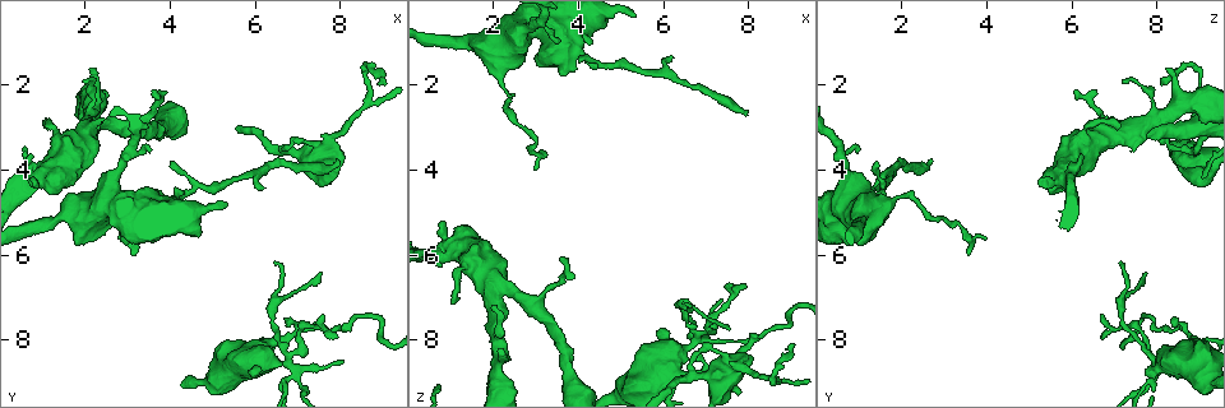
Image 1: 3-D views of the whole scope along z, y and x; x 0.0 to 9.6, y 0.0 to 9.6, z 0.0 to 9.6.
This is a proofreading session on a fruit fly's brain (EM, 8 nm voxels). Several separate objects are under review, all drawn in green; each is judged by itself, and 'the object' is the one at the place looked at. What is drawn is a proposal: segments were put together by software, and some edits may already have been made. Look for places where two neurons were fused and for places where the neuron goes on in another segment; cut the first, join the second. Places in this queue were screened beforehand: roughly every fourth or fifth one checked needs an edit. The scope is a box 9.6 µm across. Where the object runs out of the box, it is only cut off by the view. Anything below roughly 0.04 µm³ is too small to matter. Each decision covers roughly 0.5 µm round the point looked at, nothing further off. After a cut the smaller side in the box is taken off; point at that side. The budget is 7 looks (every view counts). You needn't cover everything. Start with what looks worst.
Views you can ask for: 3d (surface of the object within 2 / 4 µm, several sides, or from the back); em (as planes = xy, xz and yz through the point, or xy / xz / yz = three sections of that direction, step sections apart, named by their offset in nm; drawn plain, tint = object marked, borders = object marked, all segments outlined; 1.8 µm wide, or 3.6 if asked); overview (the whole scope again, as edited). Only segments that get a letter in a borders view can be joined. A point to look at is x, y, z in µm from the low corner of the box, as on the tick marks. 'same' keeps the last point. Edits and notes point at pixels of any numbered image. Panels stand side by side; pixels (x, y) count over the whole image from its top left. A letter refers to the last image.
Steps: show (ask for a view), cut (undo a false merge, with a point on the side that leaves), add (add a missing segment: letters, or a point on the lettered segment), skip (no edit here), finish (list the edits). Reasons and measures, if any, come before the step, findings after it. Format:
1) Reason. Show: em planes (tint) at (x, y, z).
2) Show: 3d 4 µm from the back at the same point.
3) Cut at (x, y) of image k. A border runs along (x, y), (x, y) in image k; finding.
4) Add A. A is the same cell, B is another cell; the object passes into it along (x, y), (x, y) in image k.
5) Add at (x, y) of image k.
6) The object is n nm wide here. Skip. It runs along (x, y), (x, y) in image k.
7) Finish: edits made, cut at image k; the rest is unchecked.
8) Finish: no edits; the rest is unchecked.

Free end. Show: 3d 4 µm at (8.00, 3.75, 2.75).

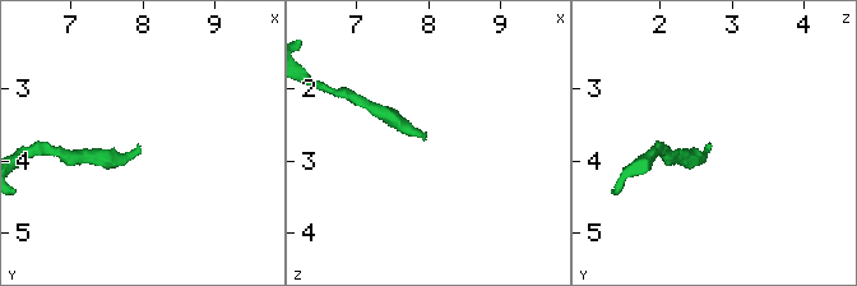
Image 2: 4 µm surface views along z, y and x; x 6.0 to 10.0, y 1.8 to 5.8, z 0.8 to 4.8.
Now the EM. Show: em planes (borders) at (7.95, 3.75, 2.75).

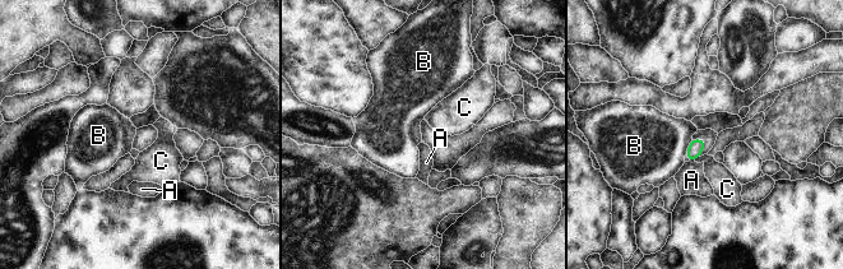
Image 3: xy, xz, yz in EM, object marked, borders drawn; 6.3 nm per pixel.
Skip. A, B and C are other cells; a border runs along (691, 138), (685, 154) in image 3; no lettered segment goes on from it.

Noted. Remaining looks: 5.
An open end. Show: em xz step 4 (tint) at (1.00, 3.00, 7.10).

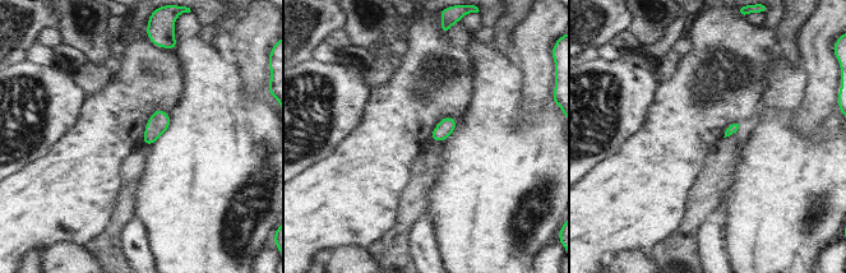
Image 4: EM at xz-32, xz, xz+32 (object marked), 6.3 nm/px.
Show: em xy step 4 (borders) at the same point.

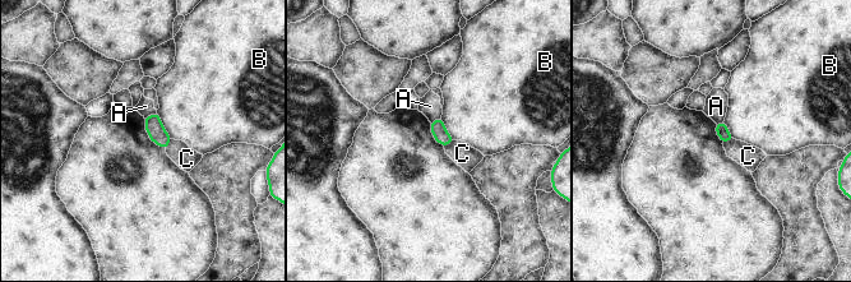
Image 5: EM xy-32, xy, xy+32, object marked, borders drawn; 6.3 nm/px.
Skip. A, B and C are other cells; none of them fits.

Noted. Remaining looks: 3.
Branch stops here. Show: em 3.6 µm yz step 4 (borders) at (2.20, 1.55, 8.15).

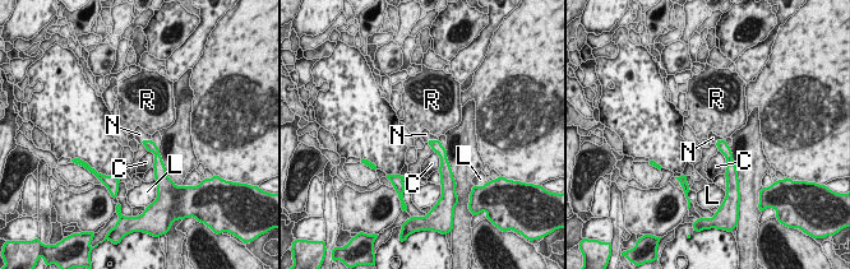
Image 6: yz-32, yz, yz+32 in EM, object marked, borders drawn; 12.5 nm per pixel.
Show: em 3.6 µm planes (borders) at the same point.

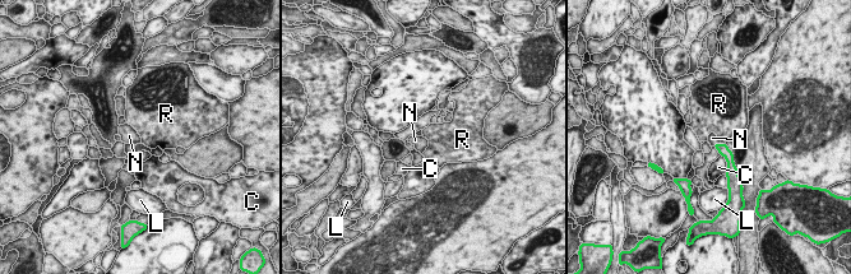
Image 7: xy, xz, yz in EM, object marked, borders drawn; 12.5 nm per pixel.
Add at (712, 138) of image 7. N is the same cell, C, L and R are other cells; the object passes into it along (724, 151), (718, 144), (712, 138) in image 7; the neuron continues.

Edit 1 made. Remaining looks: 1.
Finish: edits made, add at image 7; the rest is unchecked.

